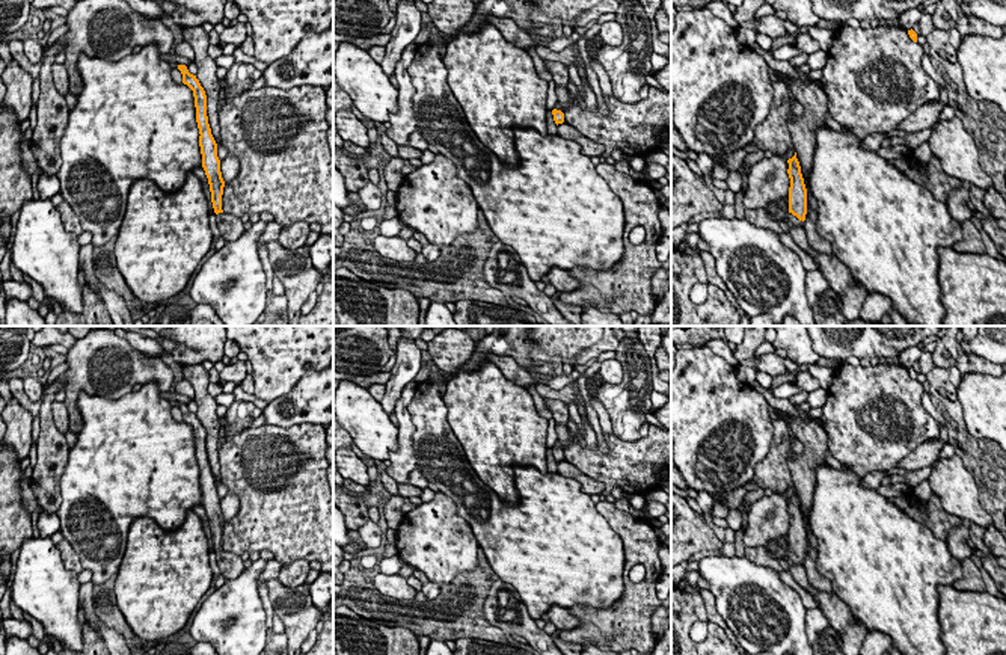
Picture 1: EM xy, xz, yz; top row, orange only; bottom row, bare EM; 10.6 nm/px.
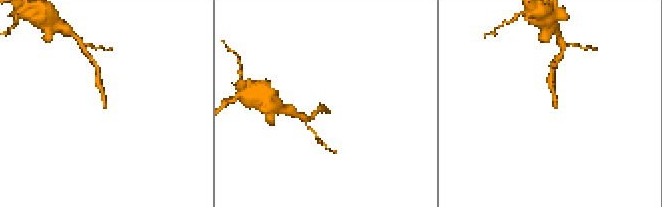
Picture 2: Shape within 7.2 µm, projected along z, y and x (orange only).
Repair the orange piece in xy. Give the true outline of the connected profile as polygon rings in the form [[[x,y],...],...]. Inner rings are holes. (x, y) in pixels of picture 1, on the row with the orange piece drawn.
[[[178,65],[182,74],[182,83],[193,91],[196,122],[199,128],[199,146],[202,154],[202,168],[208,178],[211,202],[216,213],[216,223],[225,241],[235,241],[244,232],[241,217],[226,214],[222,210],[222,195],[225,181],[220,172],[220,160],[217,157],[217,143],[211,134],[207,116],[207,95],[196,75],[190,74],[186,65]]]

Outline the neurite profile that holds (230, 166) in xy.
[[[228,154],[223,160],[220,160],[220,172],[225,184],[231,183],[240,172],[238,158]]]

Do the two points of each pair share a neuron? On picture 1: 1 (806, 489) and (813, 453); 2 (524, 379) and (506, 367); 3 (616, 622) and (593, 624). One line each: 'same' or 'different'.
1: same
2: same
3: same

